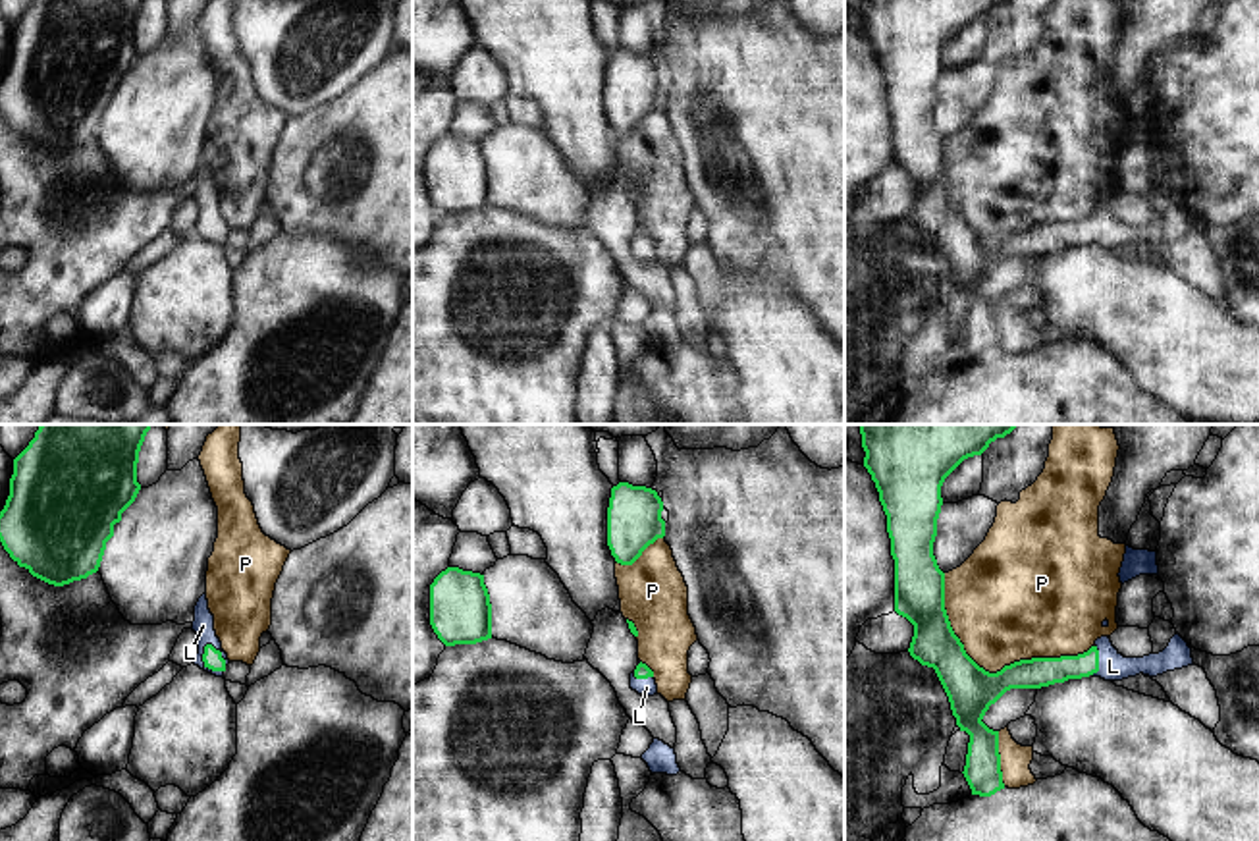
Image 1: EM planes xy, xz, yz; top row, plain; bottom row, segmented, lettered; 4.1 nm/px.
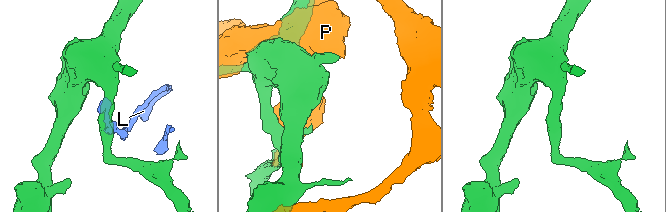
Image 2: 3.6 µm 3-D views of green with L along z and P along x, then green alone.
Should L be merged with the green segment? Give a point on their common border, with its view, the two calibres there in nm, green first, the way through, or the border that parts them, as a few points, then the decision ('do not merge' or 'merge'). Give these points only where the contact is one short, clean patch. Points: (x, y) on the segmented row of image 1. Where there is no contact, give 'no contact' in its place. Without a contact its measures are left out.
meets green in xy at (203, 660); 80 nm thick on the green side, 90 nm on the other; runs through xy (213, 658), (203, 660), (203, 625); merge

